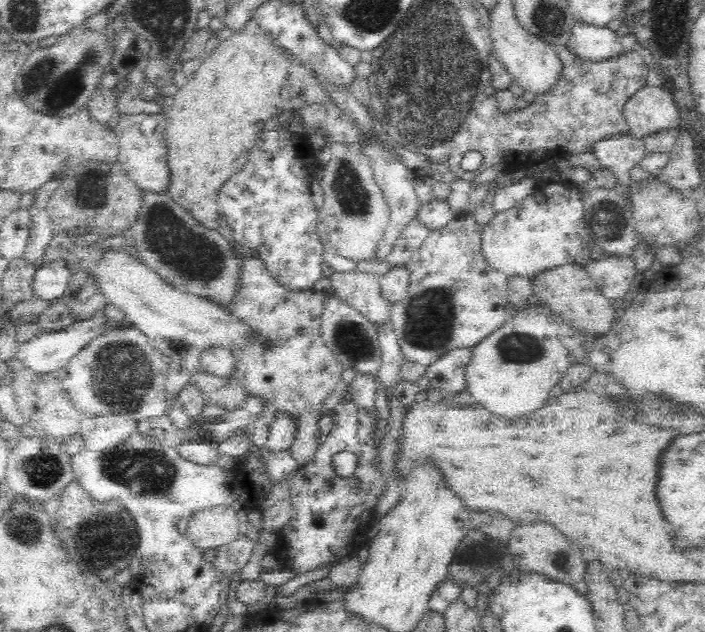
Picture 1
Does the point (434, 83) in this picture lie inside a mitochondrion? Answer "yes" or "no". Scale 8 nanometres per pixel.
yes

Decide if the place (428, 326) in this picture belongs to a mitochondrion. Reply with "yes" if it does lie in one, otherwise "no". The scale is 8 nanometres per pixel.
yes

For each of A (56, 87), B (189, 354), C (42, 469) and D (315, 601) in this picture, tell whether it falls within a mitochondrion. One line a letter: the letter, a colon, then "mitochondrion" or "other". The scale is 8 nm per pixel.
A: mitochondrion
B: other
C: mitochondrion
D: other

